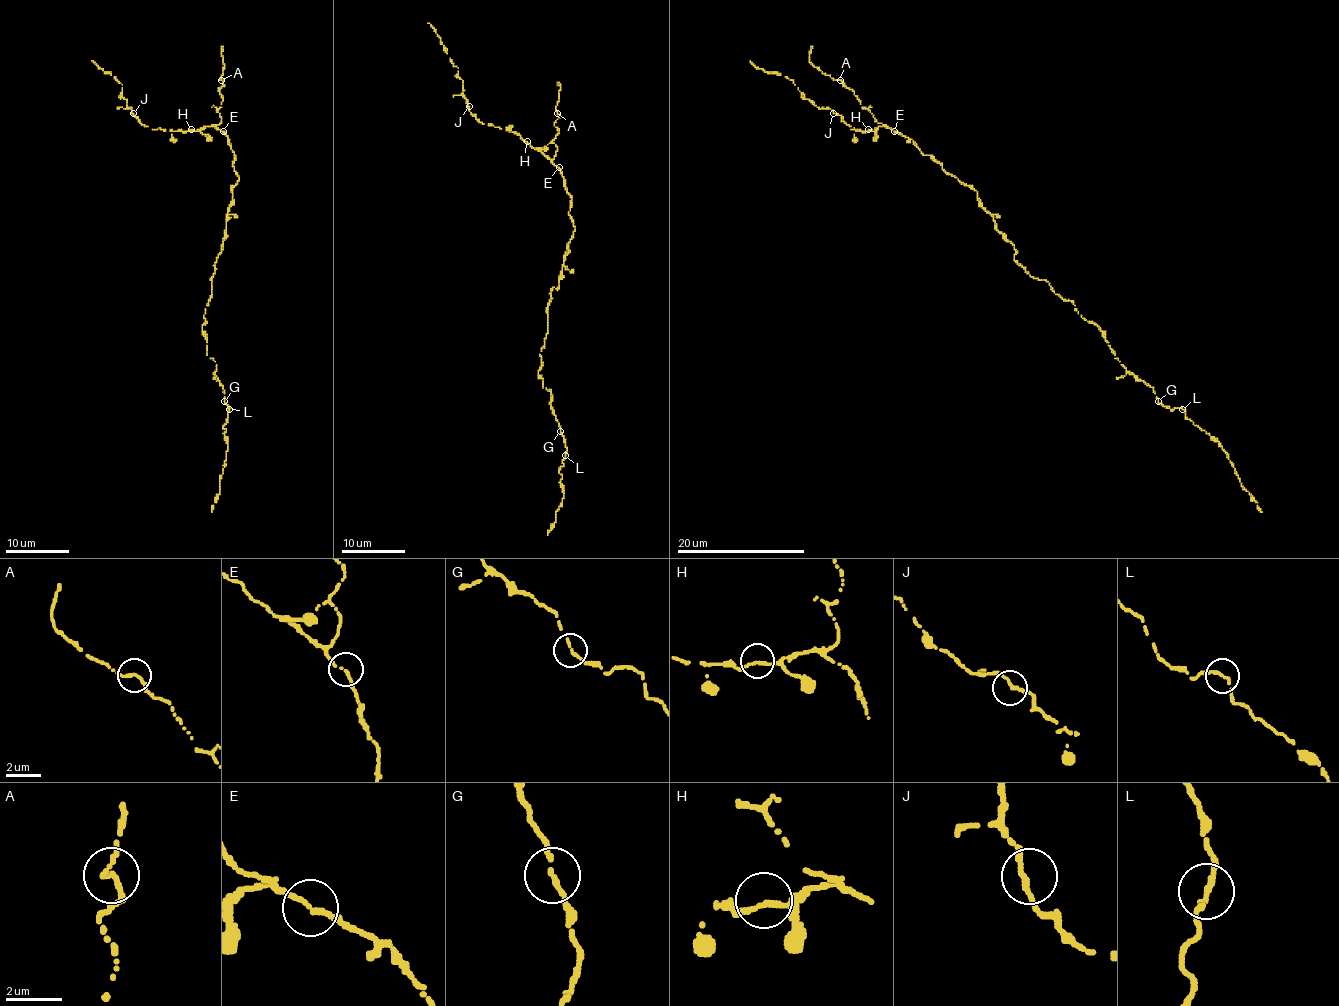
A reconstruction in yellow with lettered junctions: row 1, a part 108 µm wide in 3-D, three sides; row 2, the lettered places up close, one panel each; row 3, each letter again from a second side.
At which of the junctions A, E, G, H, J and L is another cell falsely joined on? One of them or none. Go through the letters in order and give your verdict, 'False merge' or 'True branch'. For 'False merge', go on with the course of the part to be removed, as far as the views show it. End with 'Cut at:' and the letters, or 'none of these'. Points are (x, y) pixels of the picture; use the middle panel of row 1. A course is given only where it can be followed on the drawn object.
A: True branch
E: True branch
G: True branch
H: True branch
J: True branch
L: True branch
Cut at: none of these

